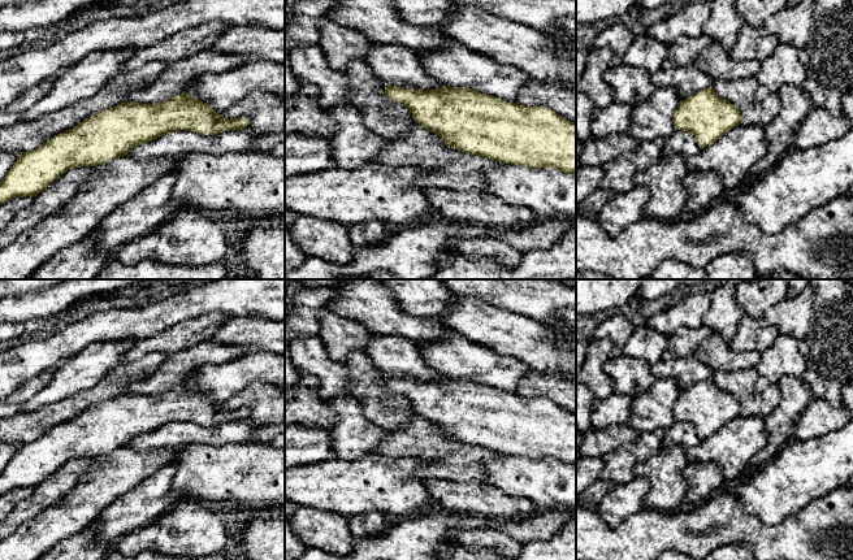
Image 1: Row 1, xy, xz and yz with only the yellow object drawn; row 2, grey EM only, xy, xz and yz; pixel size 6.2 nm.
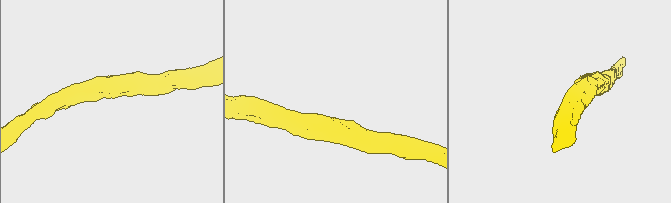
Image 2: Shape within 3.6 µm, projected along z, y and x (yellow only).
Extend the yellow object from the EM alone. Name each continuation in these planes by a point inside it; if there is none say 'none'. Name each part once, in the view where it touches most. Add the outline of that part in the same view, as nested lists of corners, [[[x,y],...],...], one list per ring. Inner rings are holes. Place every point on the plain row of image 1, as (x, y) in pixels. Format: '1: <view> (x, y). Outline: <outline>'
none

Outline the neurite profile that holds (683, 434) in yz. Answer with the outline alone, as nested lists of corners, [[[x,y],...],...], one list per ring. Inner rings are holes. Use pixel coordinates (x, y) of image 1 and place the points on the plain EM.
[[[675,421],[672,426],[664,430],[662,450],[668,450],[674,446],[683,446],[684,448],[694,447],[700,443],[700,438],[690,424]]]

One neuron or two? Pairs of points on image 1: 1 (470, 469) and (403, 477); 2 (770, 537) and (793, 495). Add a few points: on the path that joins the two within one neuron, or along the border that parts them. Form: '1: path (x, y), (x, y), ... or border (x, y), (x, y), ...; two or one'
1: border (393, 458), (421, 460), (423, 478); two
2: border (804, 507), (774, 524), (765, 524), (749, 515); two

